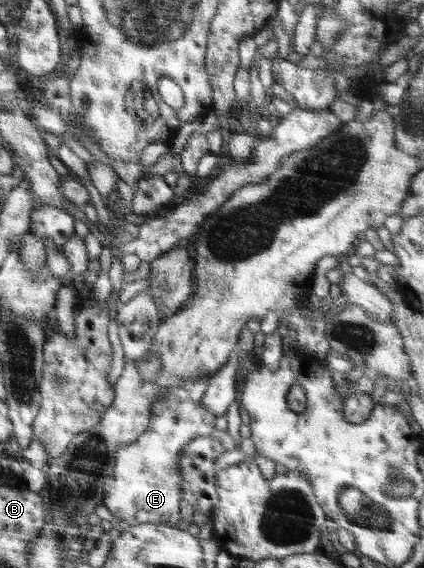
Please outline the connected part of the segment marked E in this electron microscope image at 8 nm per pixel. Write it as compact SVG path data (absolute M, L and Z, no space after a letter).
M208 377L198 381L185 381L170 394L162 393L158 404L152 405L148 429L136 441L116 449L115 468L113 477L102 487L102 497L107 509L130 526L139 524L157 524L175 526L180 521L181 503L181 472L177 468L180 454L200 436L212 436L215 433L216 415L210 413L203 405L202 400L207 390Z

